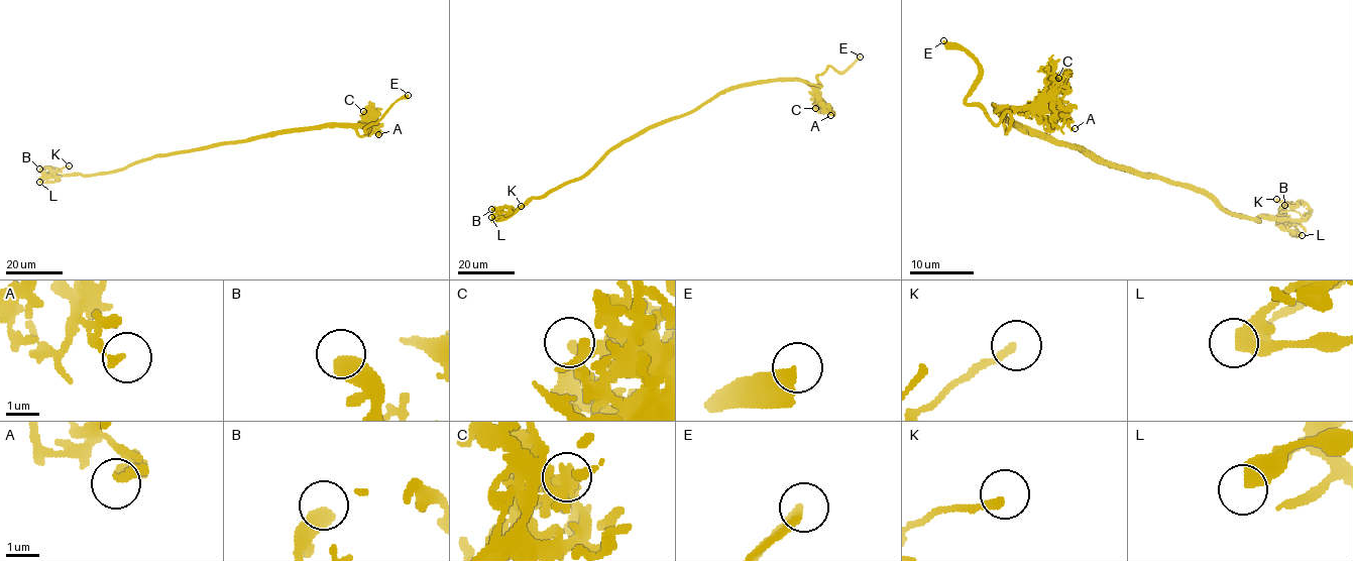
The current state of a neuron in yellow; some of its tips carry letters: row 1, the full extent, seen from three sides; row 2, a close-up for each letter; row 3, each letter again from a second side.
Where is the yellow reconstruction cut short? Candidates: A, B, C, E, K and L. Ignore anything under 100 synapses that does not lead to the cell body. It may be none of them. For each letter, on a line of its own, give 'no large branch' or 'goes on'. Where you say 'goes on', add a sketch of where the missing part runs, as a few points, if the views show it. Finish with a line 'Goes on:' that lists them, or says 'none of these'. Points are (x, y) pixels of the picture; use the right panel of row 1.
A: no large branch
B: no large branch
C: no large branch
E: goes on
K: no large branch
L: no large branch
Goes on: E

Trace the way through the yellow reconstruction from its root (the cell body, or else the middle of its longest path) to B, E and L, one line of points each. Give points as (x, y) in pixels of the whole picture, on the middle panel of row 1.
B: (681, 116), (653, 124), (622, 140), (583, 175), (541, 197), (529, 199), (513, 212), (506, 206), (491, 209)
E: (681, 116), (720, 94), (742, 86), (799, 80), (820, 88), (817, 77), (829, 67), (843, 72), (860, 57)
L: (681, 116), (653, 124), (622, 140), (583, 175), (541, 197), (529, 199), (509, 216), (494, 214), (491, 217)

